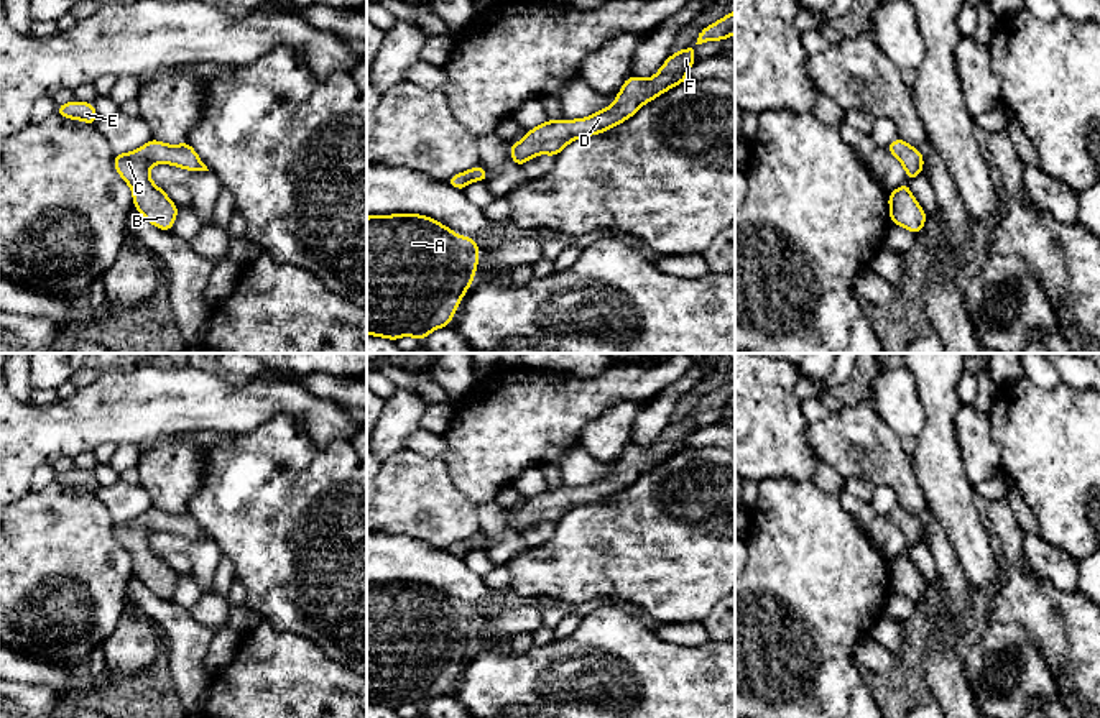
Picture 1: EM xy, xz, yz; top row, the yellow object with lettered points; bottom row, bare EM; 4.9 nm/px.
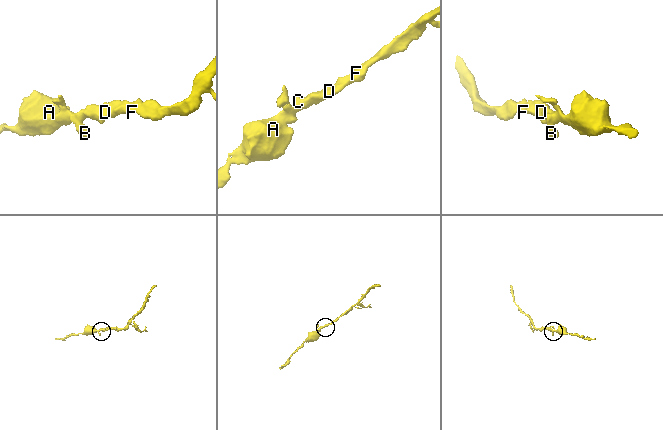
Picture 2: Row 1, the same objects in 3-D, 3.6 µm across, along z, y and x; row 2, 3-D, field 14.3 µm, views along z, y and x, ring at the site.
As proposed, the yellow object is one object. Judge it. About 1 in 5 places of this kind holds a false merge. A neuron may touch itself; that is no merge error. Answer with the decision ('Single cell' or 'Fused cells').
Single cell

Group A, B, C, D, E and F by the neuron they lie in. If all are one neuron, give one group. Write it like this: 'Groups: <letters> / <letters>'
Groups: A B C D E F

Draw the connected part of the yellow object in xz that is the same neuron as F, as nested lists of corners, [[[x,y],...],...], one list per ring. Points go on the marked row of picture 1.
[[[735,10],[710,26],[702,28],[697,43],[669,56],[651,79],[640,79],[631,74],[623,82],[613,104],[607,108],[585,118],[548,120],[543,125],[528,130],[521,141],[510,145],[511,159],[521,168],[536,154],[549,154],[556,158],[571,141],[600,135],[608,128],[623,123],[645,104],[689,79],[687,71],[696,62],[694,54],[697,44],[723,41],[732,35],[735,35]]]

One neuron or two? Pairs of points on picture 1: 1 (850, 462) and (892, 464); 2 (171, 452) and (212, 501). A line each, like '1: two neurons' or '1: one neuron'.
1: one neuron
2: two neurons

